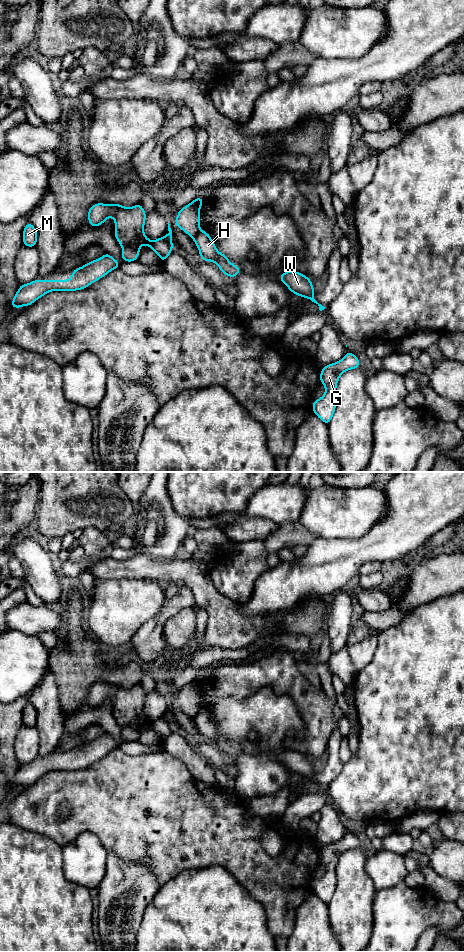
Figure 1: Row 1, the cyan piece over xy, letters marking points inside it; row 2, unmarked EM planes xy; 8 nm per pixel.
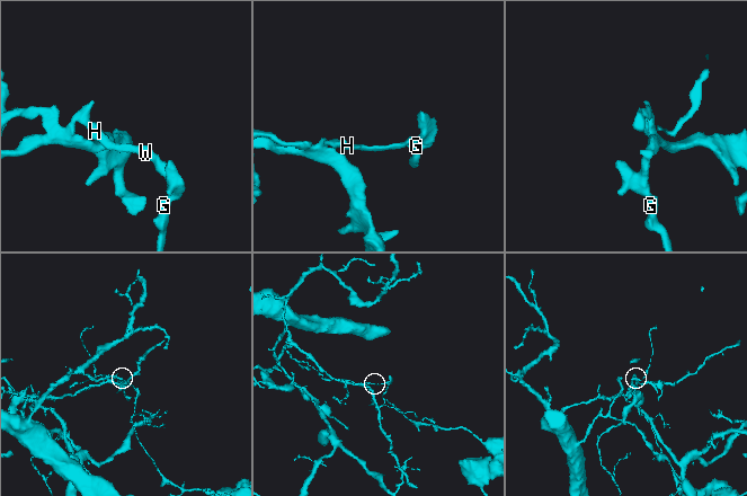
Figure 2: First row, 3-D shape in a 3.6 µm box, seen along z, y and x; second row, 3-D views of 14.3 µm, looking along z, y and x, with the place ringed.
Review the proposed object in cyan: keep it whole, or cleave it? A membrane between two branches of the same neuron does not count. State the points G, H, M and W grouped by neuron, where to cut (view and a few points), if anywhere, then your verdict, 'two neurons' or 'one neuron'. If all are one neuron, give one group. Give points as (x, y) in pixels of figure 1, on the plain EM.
groups G H W / M; cut xy (201, 710), (193, 718); two neurons

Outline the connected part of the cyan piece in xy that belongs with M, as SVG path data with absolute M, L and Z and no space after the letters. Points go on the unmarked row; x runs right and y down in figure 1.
M28 702L23 710L23 725L35 727L37 724L37 711L33 704Z

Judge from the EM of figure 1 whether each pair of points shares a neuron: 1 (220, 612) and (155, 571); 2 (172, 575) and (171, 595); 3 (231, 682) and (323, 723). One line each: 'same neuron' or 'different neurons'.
1: same neuron
2: different neurons
3: same neuron

